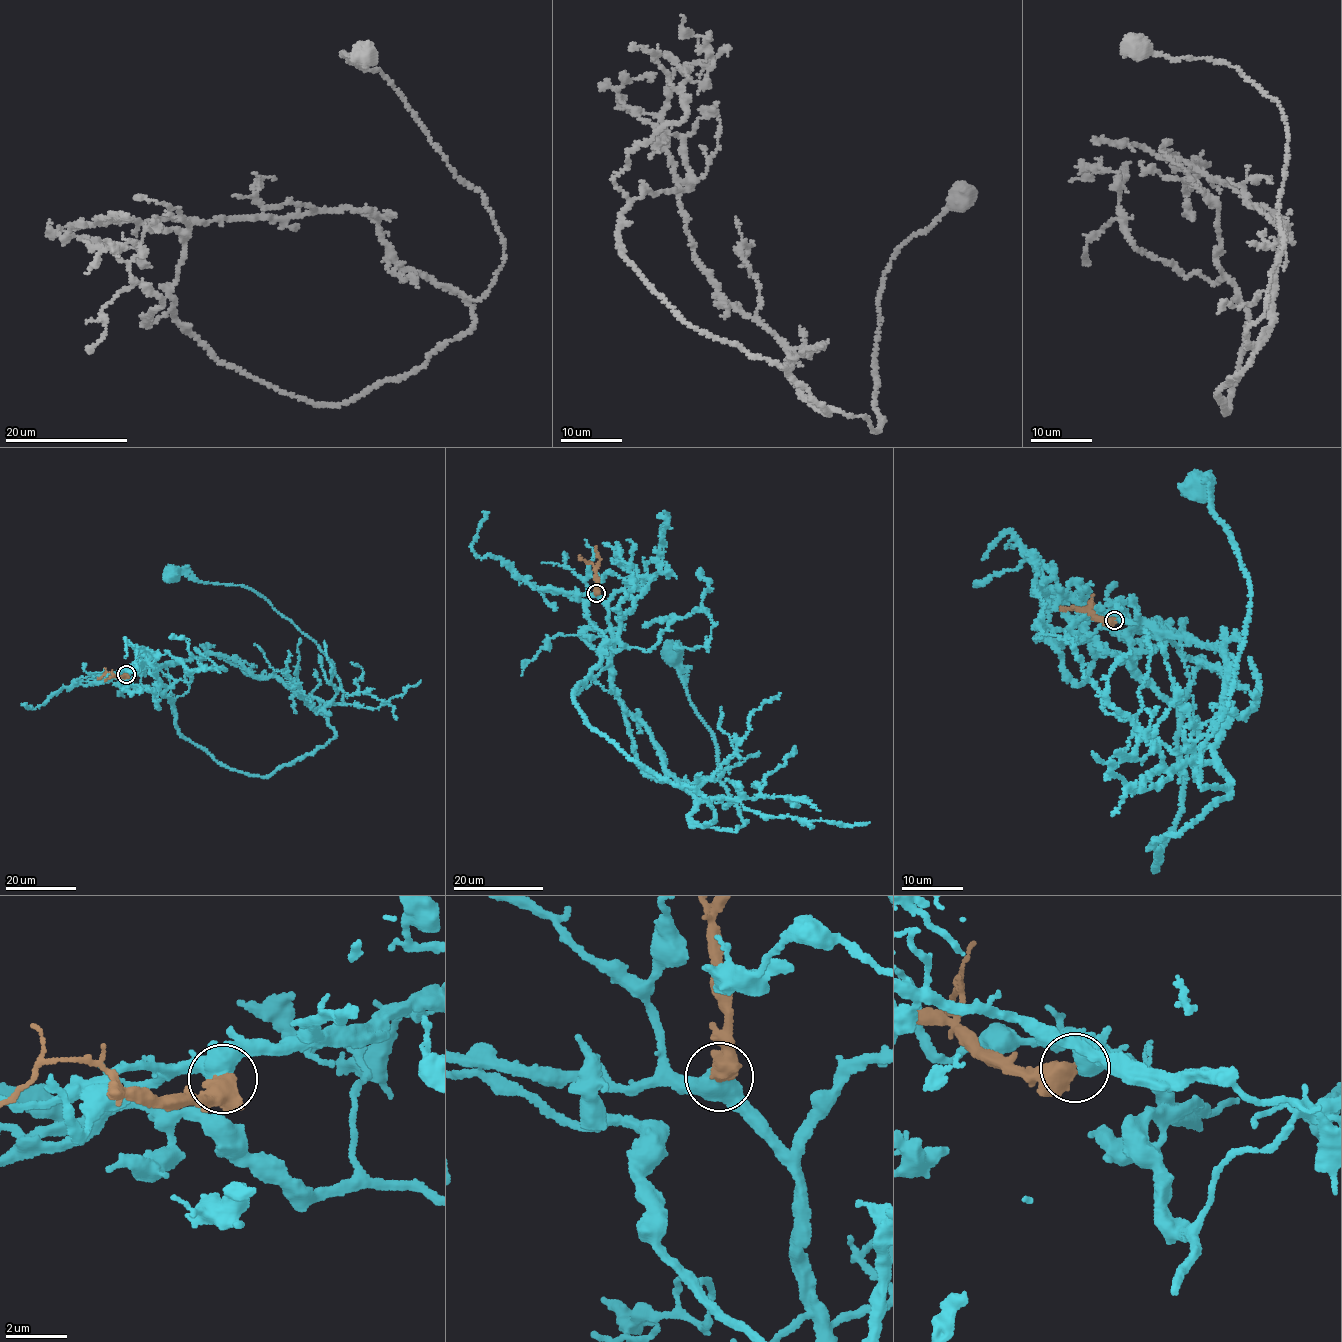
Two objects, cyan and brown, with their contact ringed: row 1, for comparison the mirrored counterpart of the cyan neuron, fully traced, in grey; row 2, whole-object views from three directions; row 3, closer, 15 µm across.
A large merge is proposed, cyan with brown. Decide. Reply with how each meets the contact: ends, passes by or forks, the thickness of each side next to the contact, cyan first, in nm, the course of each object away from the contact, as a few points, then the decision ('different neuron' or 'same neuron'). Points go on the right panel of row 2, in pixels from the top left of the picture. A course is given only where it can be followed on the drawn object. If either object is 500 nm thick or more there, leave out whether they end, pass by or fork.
440 nm thick on the cyan side, 600 nm on the other; cyan runs (1114, 619), (1223, 648), (1227, 788), (1202, 788), (1201, 747), (1250, 600), (1199, 487); brown runs (1114, 619), (1095, 619), (1089, 610), (1060, 607); different neuron

